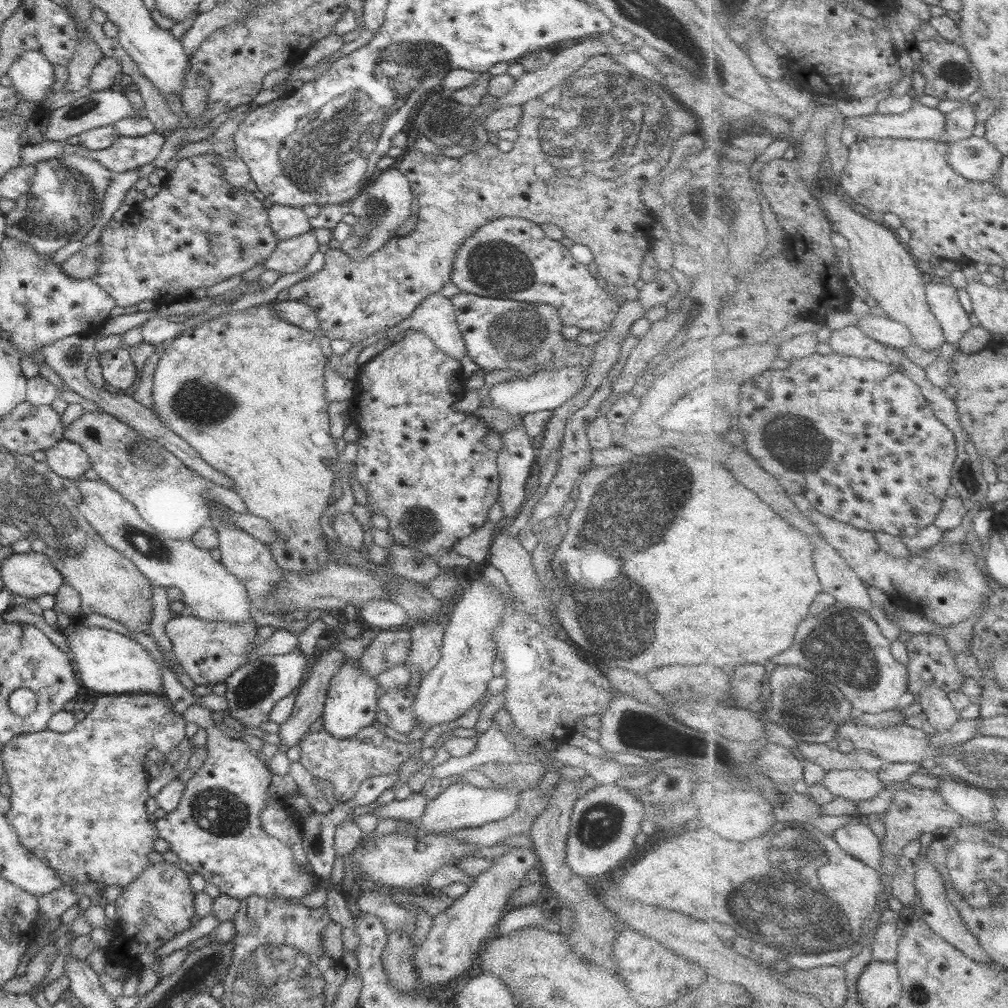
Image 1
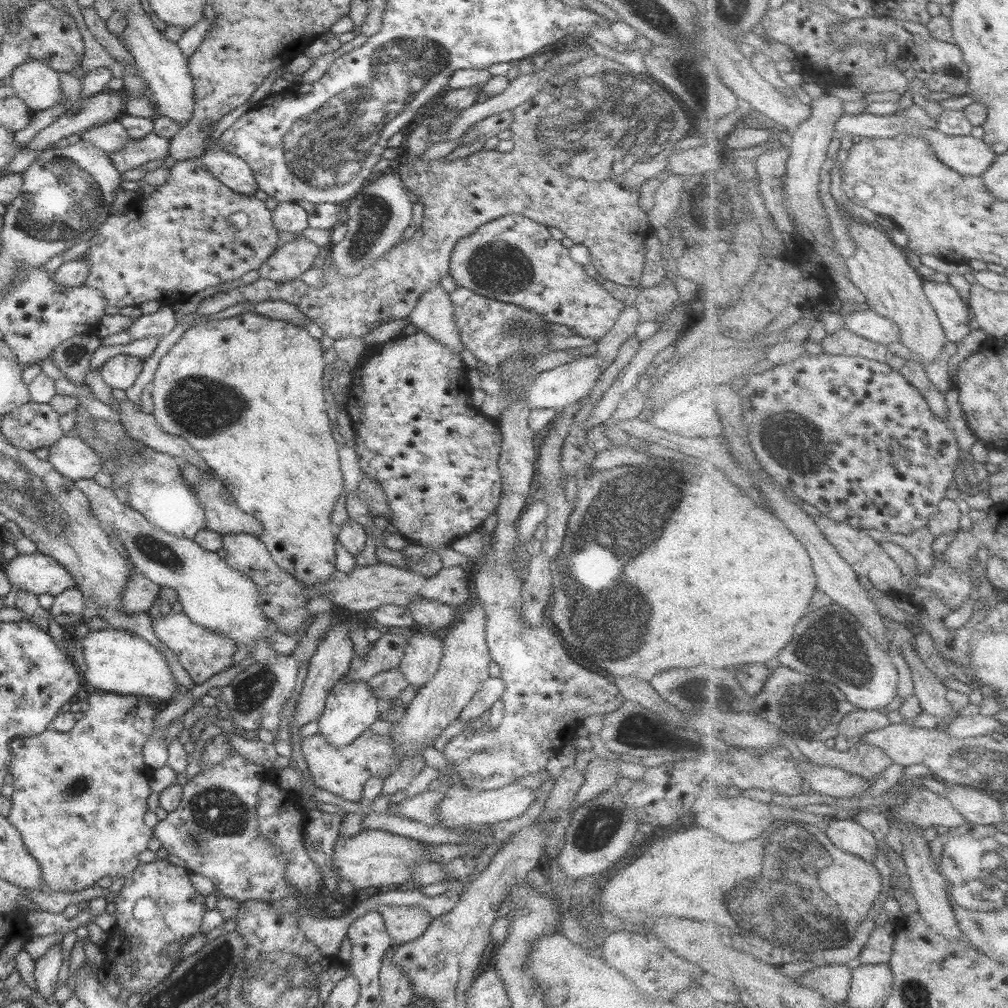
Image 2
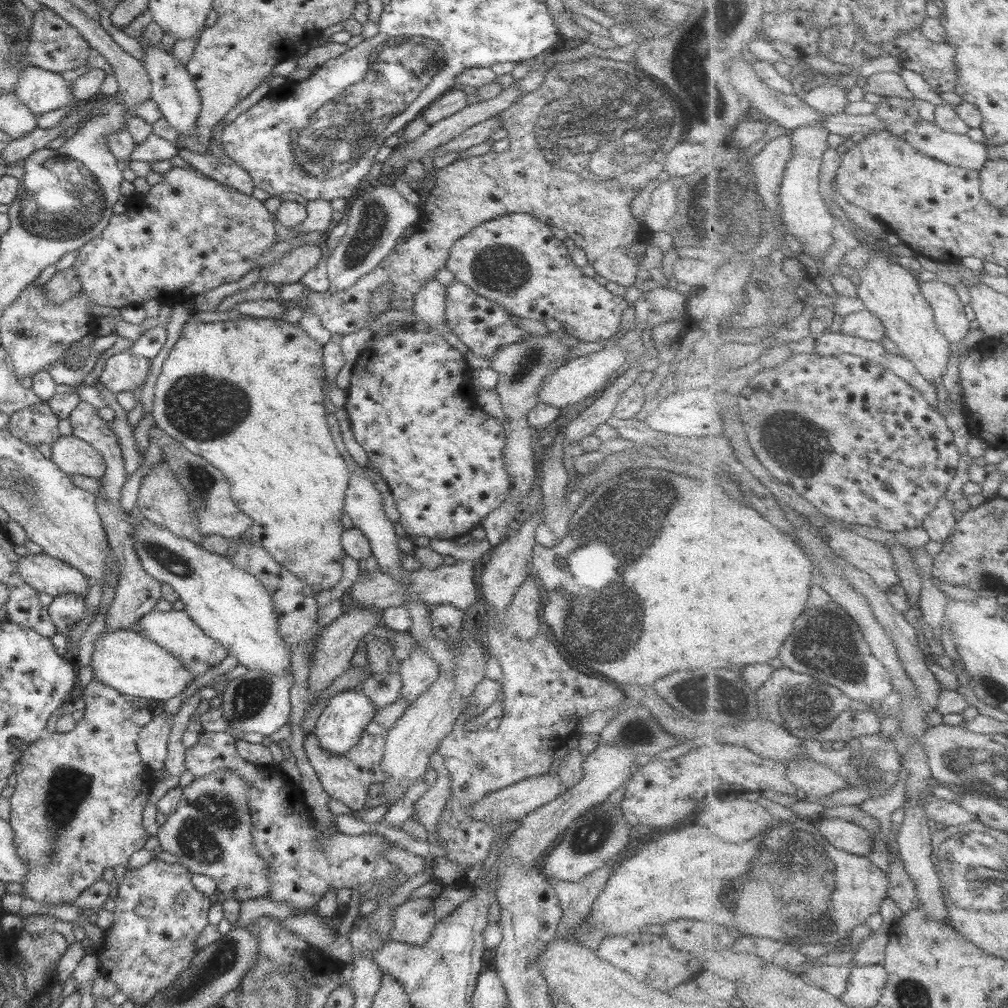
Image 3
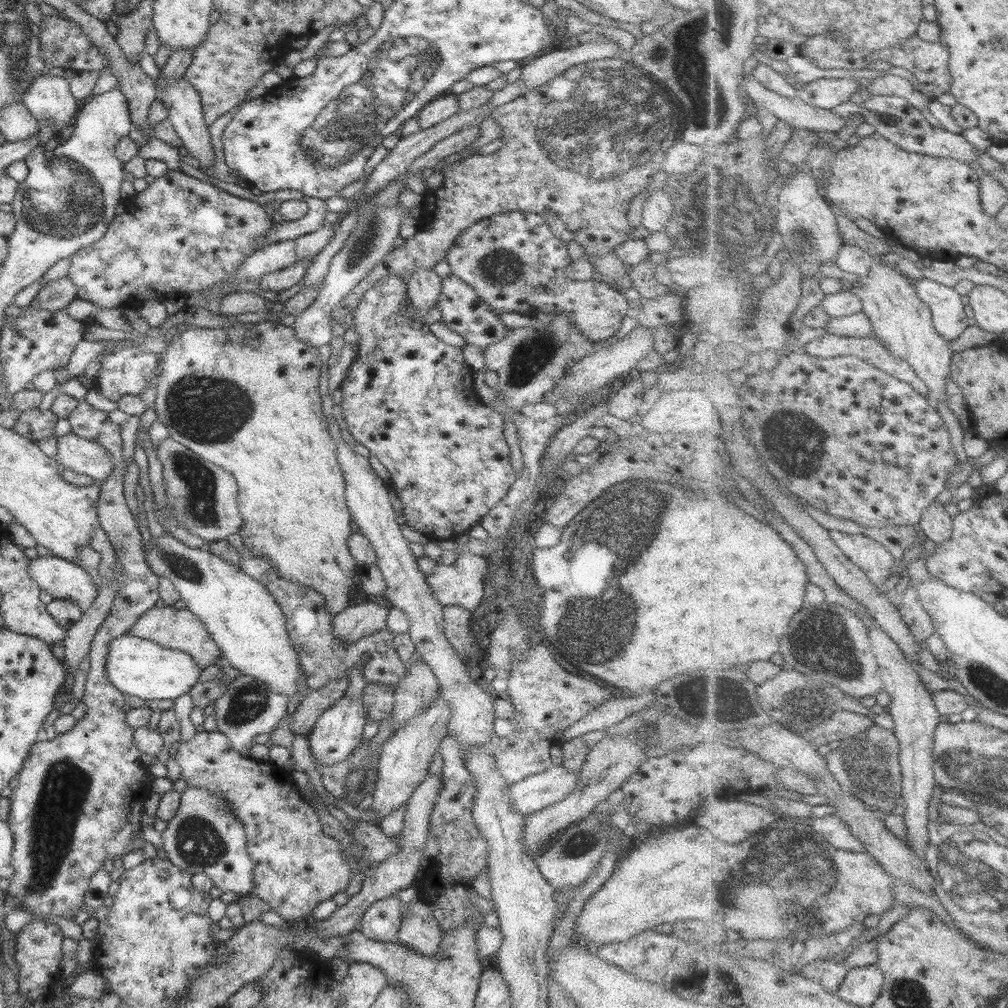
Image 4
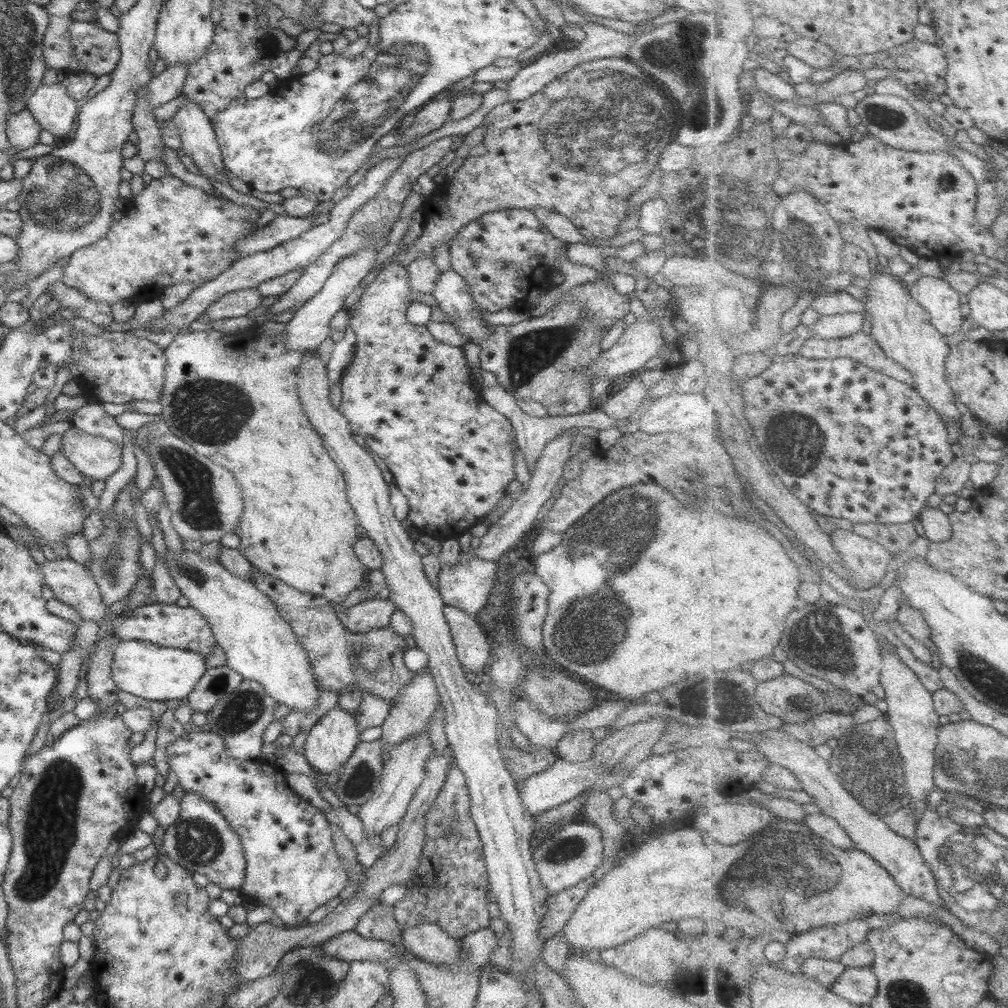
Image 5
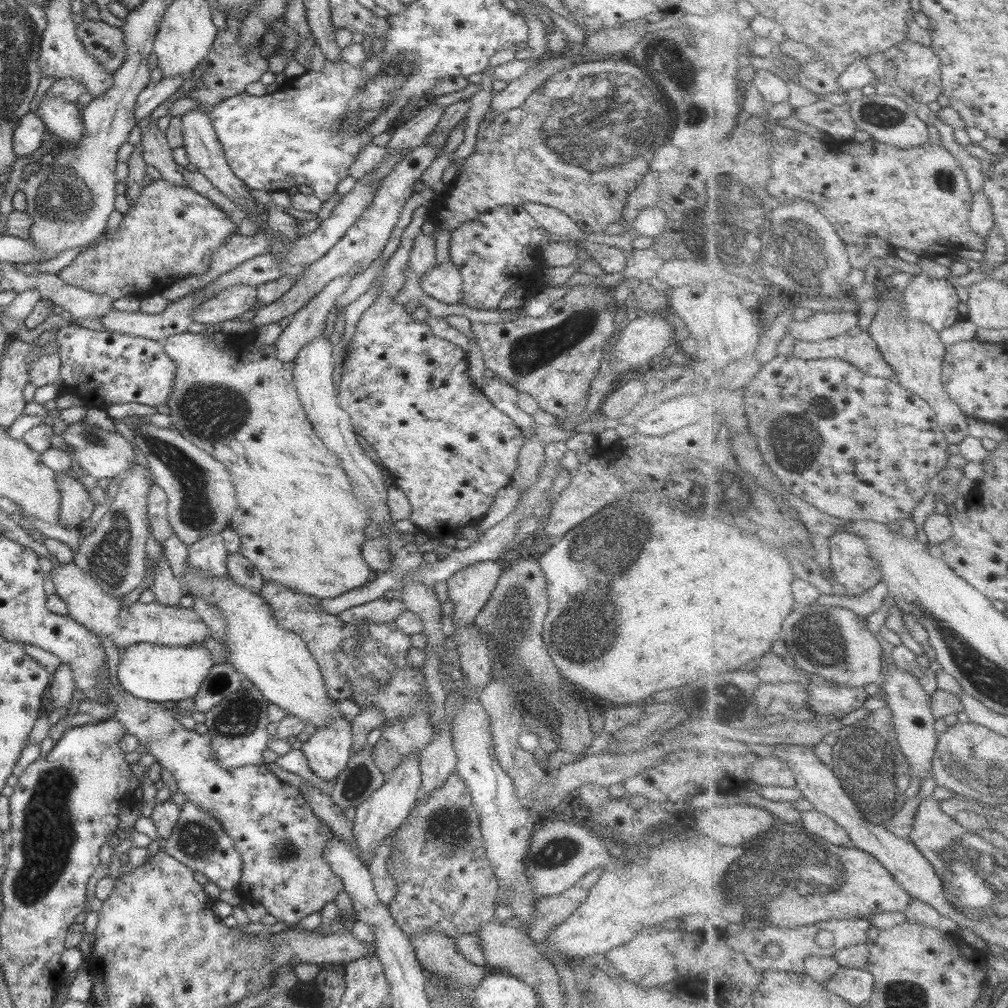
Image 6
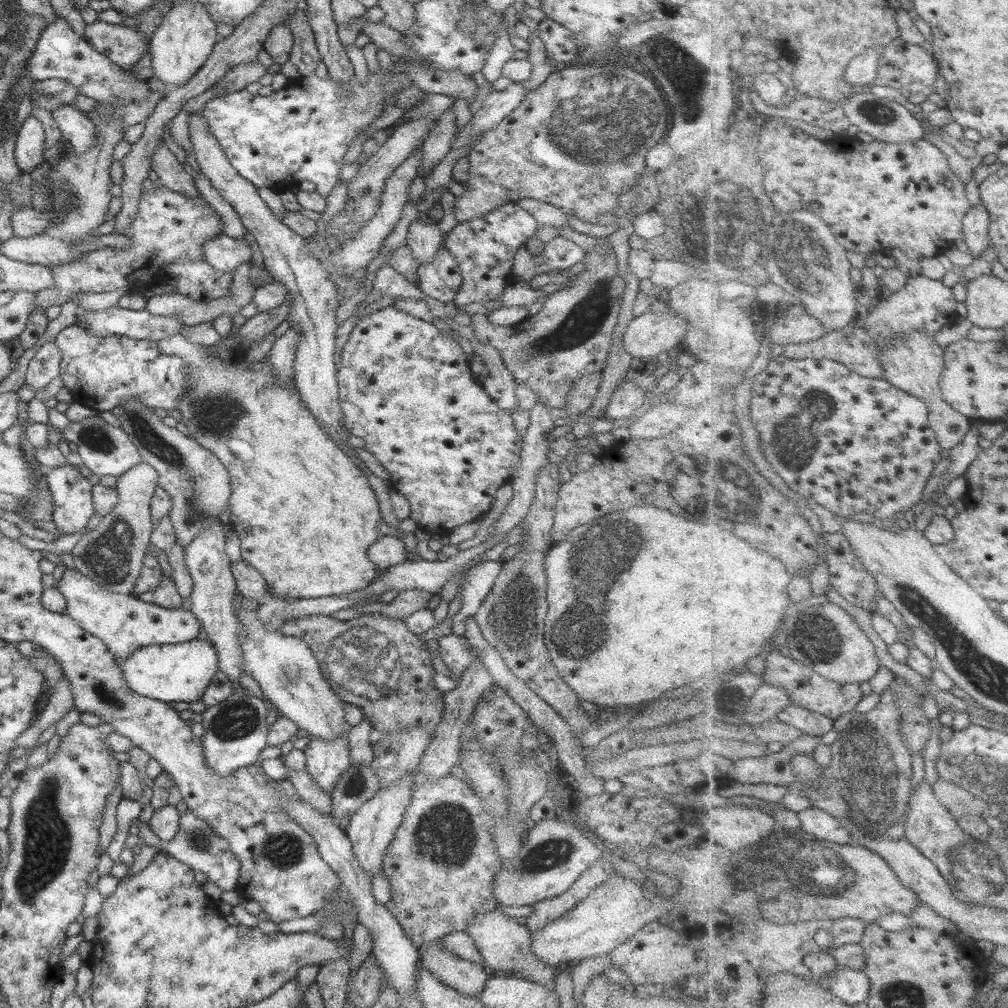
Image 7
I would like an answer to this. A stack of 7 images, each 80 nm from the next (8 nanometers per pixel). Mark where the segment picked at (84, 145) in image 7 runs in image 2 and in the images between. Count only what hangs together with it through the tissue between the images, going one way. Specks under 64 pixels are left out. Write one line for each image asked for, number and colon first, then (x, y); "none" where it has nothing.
2: (38, 85)
3: (41, 90)
4: (48, 97)
5: (55, 110)
6: (62, 118)

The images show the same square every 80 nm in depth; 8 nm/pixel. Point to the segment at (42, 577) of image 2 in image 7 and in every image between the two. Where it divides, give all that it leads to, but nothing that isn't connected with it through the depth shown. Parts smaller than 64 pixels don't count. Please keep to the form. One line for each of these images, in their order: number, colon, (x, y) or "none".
3: (44, 573)
4: (63, 579)
5: (71, 582)
6: (166, 625)
7: (124, 623)

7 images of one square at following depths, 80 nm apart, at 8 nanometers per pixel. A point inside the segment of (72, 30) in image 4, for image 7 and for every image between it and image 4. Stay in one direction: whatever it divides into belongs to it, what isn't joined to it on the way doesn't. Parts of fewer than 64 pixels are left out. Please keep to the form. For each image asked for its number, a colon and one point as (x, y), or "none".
5: (96, 50)
6: (105, 43)
7: (124, 47)

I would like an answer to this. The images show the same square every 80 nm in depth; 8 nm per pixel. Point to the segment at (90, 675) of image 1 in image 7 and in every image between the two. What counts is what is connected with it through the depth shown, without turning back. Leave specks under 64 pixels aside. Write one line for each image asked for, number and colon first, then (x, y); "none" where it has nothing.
2: (117, 662)
3: (132, 664)
4: (136, 667)
5: (150, 671)
6: (151, 672)
7: (180, 672)

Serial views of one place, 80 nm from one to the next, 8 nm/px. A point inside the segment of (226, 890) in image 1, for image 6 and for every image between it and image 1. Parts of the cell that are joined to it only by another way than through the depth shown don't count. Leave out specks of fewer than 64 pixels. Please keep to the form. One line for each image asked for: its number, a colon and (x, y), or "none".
2: (215, 830)
3: (209, 833)
4: (204, 836)
5: (201, 840)
6: (199, 841)

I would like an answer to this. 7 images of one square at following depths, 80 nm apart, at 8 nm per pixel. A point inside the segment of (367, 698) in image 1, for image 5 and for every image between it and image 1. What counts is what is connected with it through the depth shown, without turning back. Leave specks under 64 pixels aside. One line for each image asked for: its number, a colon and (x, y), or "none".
2: (351, 707)
3: (342, 723)
4: (339, 729)
5: (331, 741)

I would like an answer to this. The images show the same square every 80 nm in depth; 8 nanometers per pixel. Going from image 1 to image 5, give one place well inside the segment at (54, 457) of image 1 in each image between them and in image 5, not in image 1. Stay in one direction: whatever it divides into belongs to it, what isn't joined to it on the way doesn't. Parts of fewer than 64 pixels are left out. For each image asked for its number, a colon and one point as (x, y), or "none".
2: (70, 456)
3: (74, 456)
4: (77, 454)
5: (95, 457)

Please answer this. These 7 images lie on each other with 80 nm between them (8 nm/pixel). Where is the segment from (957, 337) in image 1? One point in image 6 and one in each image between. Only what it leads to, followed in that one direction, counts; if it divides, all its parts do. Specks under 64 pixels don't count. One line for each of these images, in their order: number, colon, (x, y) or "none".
2: (955, 316)
3: (951, 313)
4: (949, 311)
5: (944, 303)
6: (935, 300)

